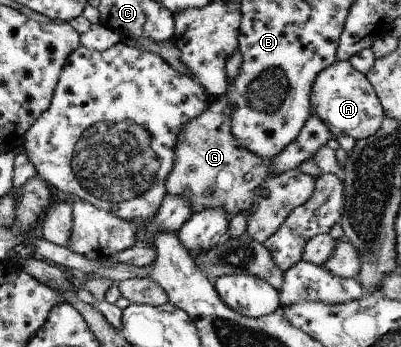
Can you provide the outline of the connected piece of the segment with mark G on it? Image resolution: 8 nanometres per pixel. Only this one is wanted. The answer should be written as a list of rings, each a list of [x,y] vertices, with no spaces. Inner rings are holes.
[[[223,96],[217,97],[217,99],[212,103],[211,106],[197,118],[191,119],[190,122],[186,124],[186,126],[182,127],[182,133],[178,135],[178,145],[174,148],[174,170],[170,172],[170,176],[166,179],[166,191],[172,196],[187,196],[192,203],[192,208],[194,209],[194,213],[203,210],[206,208],[223,208],[228,215],[231,217],[235,216],[240,212],[247,212],[247,234],[258,243],[263,244],[269,237],[272,237],[278,230],[279,227],[287,220],[287,217],[301,205],[304,205],[313,195],[313,191],[315,191],[316,179],[311,175],[301,173],[299,169],[290,170],[286,173],[280,174],[279,176],[271,176],[269,170],[269,165],[271,164],[271,160],[263,160],[257,157],[257,155],[251,154],[247,152],[244,148],[241,148],[233,138],[233,135],[230,131],[230,108],[226,98]]]

